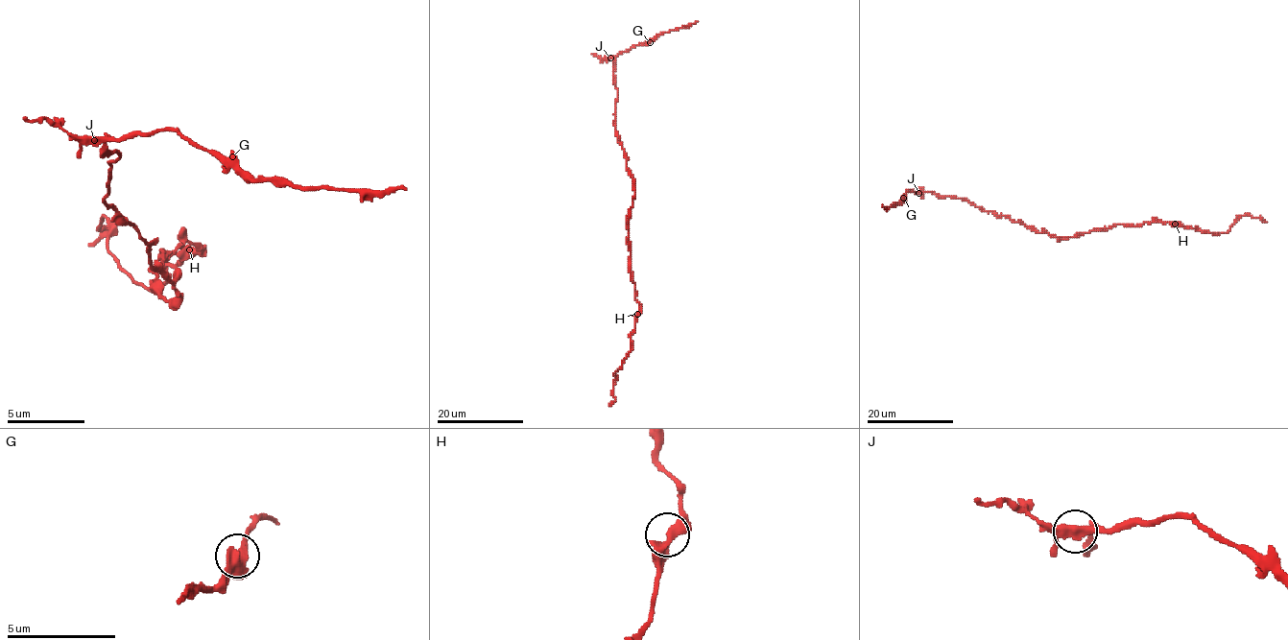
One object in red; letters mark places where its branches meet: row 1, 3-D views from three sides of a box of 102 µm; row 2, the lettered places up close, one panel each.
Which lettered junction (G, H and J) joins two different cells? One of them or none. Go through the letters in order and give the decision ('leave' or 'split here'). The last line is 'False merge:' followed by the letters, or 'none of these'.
G: leave
H: leave
J: split here
False merge: J

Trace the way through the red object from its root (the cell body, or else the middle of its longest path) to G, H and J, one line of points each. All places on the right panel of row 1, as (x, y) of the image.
G: (1049, 235), (1007, 217), (982, 210), (967, 200), (910, 190), (903, 198)
H: (1049, 235), (1071, 238), (1123, 224), (1134, 226), (1159, 221), (1175, 224)
J: (1049, 235), (1007, 217), (982, 210), (967, 200), (931, 192), (918, 193)

